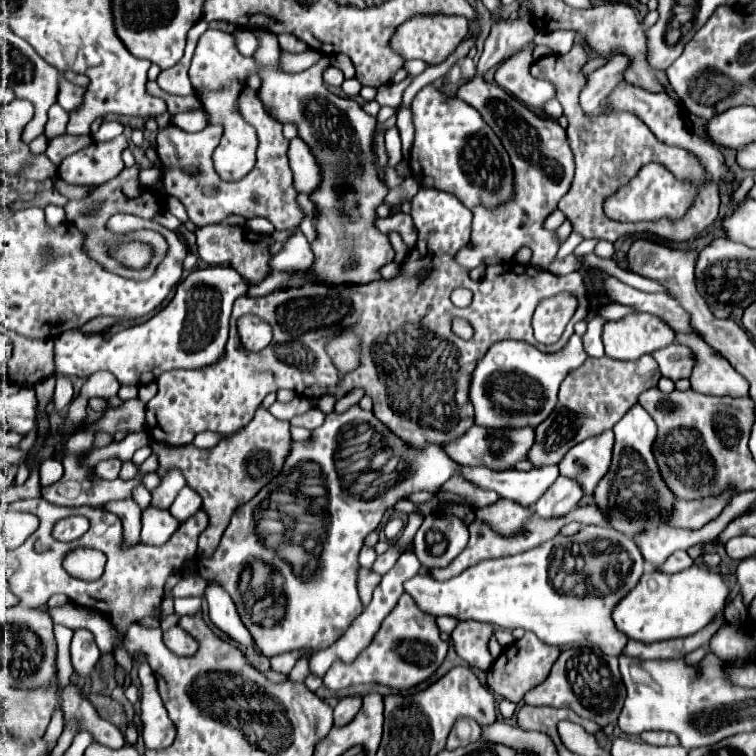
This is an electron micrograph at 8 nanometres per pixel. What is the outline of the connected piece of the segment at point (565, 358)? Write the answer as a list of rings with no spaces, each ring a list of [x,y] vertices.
[[[573,334],[559,352],[541,352],[521,340],[501,340],[493,344],[477,362],[471,376],[469,398],[475,408],[475,424],[485,428],[525,428],[539,426],[555,408],[561,380],[585,362],[587,354],[581,338]]]

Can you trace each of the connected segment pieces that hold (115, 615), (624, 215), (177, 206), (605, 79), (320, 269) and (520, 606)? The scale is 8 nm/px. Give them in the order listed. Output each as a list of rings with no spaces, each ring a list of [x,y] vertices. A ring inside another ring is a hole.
[[[37,498],[17,500],[13,504],[7,504],[7,508],[19,510],[19,512],[31,512],[31,514],[39,516],[39,520],[41,520],[39,528],[29,536],[29,540],[25,540],[19,548],[15,548],[9,554],[9,558],[5,558],[5,564],[3,564],[3,566],[7,566],[5,572],[7,572],[13,594],[19,598],[19,604],[43,606],[53,594],[65,594],[77,606],[93,608],[97,612],[111,616],[111,620],[115,622],[115,626],[119,626],[119,630],[123,634],[125,634],[127,626],[135,624],[139,618],[161,614],[163,586],[165,586],[167,576],[181,570],[185,566],[185,562],[195,556],[197,534],[201,534],[201,530],[205,530],[205,526],[207,526],[207,516],[203,510],[199,510],[193,518],[185,520],[185,524],[179,524],[177,532],[169,538],[169,542],[165,542],[161,546],[137,544],[129,550],[121,550],[119,548],[119,542],[123,539],[121,520],[111,512],[107,512],[105,508],[93,508],[93,506],[61,508],[61,506],[53,506],[53,504],[49,504],[45,500],[37,500]],[[73,514],[87,516],[91,522],[91,528],[81,538],[61,544],[51,536],[51,528],[57,520],[61,520],[65,516],[73,516]],[[79,546],[97,548],[97,550],[105,552],[107,566],[99,580],[85,582],[85,580],[73,578],[61,566],[63,558]]]
[[[647,164],[627,188],[621,188],[617,194],[609,196],[604,202],[604,212],[609,214],[609,218],[617,220],[627,220],[627,222],[639,222],[639,220],[657,220],[657,218],[681,218],[687,212],[687,206],[691,206],[693,198],[697,194],[697,188],[693,188],[687,182],[681,182],[673,178],[669,170],[665,170],[659,164]]]
[[[172,196],[169,198],[167,197],[166,207],[169,210],[169,212],[171,212],[171,214],[179,218],[179,220],[182,223],[185,223],[189,220],[189,217],[187,215],[184,205],[175,197],[172,197]]]
[[[611,58],[605,66],[597,68],[587,76],[587,82],[583,90],[579,92],[579,106],[589,114],[593,112],[617,82],[623,80],[625,66],[629,64],[629,58]]]
[[[266,31],[258,38],[258,41],[259,48],[253,56],[258,64],[258,75],[261,78],[261,87],[257,96],[263,102],[265,110],[269,110],[269,114],[275,120],[279,120],[281,124],[291,122],[297,126],[299,138],[311,148],[311,154],[315,156],[317,166],[321,170],[321,182],[309,194],[311,202],[317,208],[317,218],[315,218],[317,238],[311,242],[311,252],[313,252],[315,260],[311,264],[311,268],[291,272],[287,286],[289,288],[291,286],[303,286],[305,282],[323,282],[323,284],[335,284],[335,286],[363,286],[363,284],[381,280],[379,270],[385,264],[393,262],[395,252],[393,252],[393,246],[389,242],[389,236],[379,232],[379,228],[375,226],[375,220],[377,220],[375,208],[385,200],[385,196],[389,192],[389,186],[379,178],[379,170],[375,166],[375,152],[373,152],[375,118],[369,116],[367,112],[363,112],[363,108],[355,100],[339,98],[325,88],[321,74],[331,64],[327,56],[323,56],[309,70],[301,70],[301,72],[291,74],[291,72],[283,72],[278,68],[280,47],[277,36]],[[260,54],[265,54],[266,61],[269,60],[270,63],[260,67]]]
[[[583,526],[579,534],[573,538],[555,536],[553,540],[527,550],[523,554],[507,556],[507,558],[493,558],[493,560],[481,560],[475,566],[469,566],[459,576],[453,576],[449,580],[435,580],[427,574],[417,574],[413,580],[405,582],[405,592],[413,598],[417,608],[431,616],[451,616],[457,620],[475,620],[485,622],[499,628],[523,628],[527,632],[533,632],[541,642],[549,646],[599,646],[609,656],[619,656],[621,650],[627,644],[625,634],[621,634],[615,626],[609,614],[613,612],[613,606],[617,600],[621,600],[641,578],[645,560],[641,558],[641,552],[637,546],[631,550],[625,546],[629,544],[629,538],[623,538],[625,534],[613,530],[613,528],[595,528],[595,526]],[[597,540],[609,540],[613,548],[617,544],[621,550],[625,550],[625,560],[621,566],[629,566],[627,574],[609,576],[609,592],[607,594],[565,594],[559,592],[551,580],[549,580],[549,564],[551,554],[555,548],[569,548],[571,544],[583,544],[583,542],[597,542]]]

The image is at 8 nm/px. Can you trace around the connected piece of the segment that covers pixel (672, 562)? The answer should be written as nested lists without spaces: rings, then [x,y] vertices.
[[[677,550],[677,552],[671,554],[657,570],[659,570],[659,572],[665,572],[665,574],[675,574],[675,572],[679,572],[679,570],[689,568],[691,564],[693,564],[693,560],[689,558],[689,554],[683,552],[683,550]]]

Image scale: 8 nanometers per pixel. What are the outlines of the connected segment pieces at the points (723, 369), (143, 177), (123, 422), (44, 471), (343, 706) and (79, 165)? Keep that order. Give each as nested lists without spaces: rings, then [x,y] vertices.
[[[675,332],[677,344],[691,350],[695,366],[691,372],[691,388],[701,394],[713,396],[745,396],[749,384],[733,370],[733,366],[717,354],[711,346],[705,346],[703,338],[693,332]]]
[[[147,168],[147,170],[141,170],[141,172],[139,172],[139,184],[141,184],[143,188],[149,188],[149,186],[153,186],[153,184],[157,182],[157,176],[159,176],[157,168]]]
[[[139,398],[125,400],[123,406],[109,408],[101,420],[93,424],[93,430],[105,430],[109,434],[115,434],[119,430],[129,432],[141,432],[145,426],[145,402]]]
[[[53,458],[43,460],[39,468],[39,474],[41,486],[49,486],[63,476],[63,464],[59,460],[53,460]]]
[[[347,696],[347,698],[339,700],[339,704],[335,706],[335,724],[345,726],[359,712],[361,704],[363,704],[361,696]]]
[[[123,134],[109,142],[91,142],[61,162],[59,176],[67,184],[103,184],[124,169],[122,152],[127,147]]]

